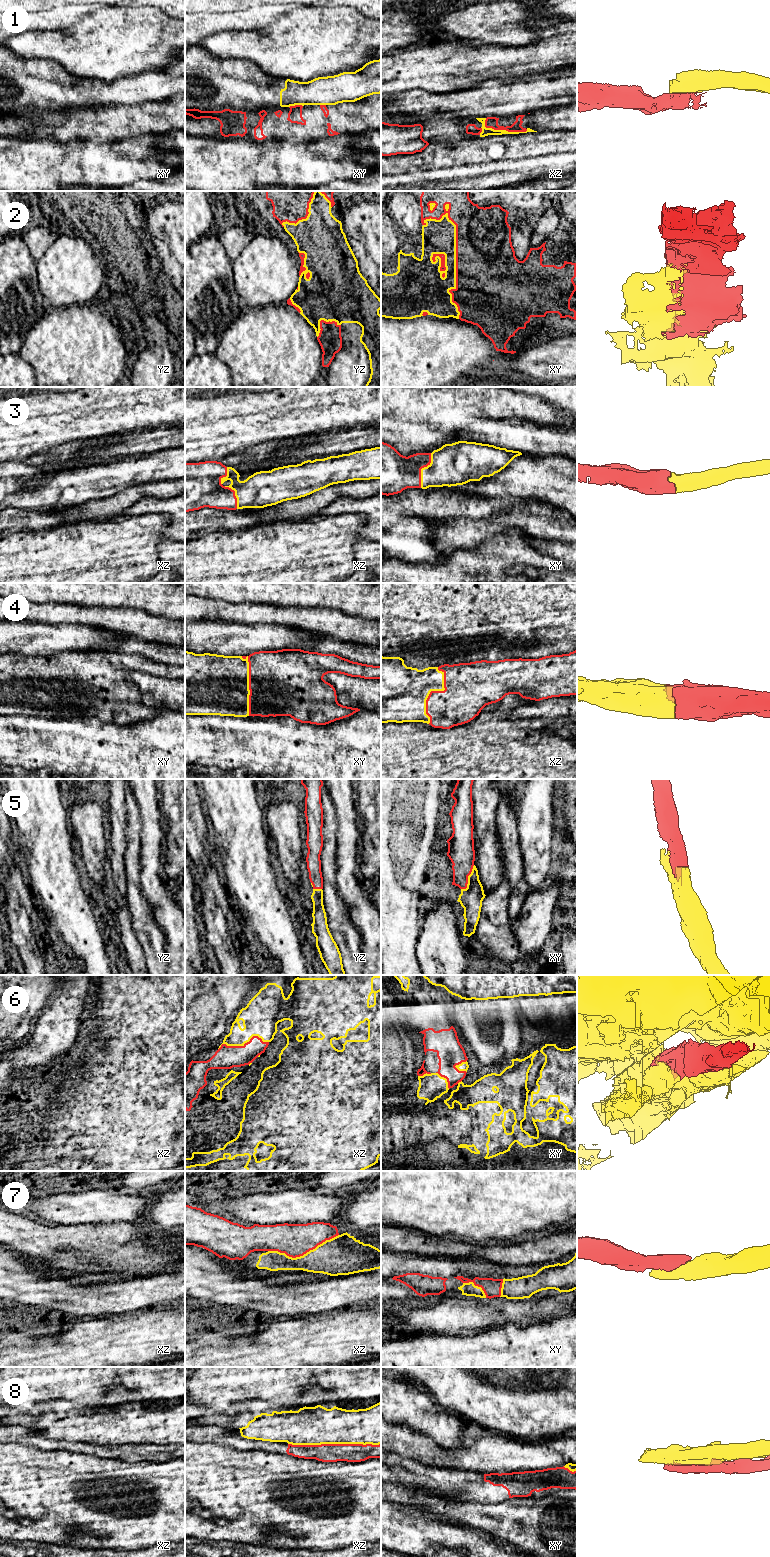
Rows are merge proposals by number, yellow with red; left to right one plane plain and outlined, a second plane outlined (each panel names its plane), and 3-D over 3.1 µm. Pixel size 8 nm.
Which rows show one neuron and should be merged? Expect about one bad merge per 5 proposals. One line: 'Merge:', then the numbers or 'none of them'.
Merge: 2, 3, 4, 5, 7

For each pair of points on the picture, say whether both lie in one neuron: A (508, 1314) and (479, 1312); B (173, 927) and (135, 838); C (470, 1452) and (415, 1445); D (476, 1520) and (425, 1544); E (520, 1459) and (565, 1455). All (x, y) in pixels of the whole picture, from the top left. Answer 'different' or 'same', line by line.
A: same
B: different
C: same
D: different
E: same

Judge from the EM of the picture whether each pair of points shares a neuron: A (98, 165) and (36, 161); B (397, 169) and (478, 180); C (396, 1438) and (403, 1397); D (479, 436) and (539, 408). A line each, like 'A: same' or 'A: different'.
A: same
B: same
C: different
D: different

